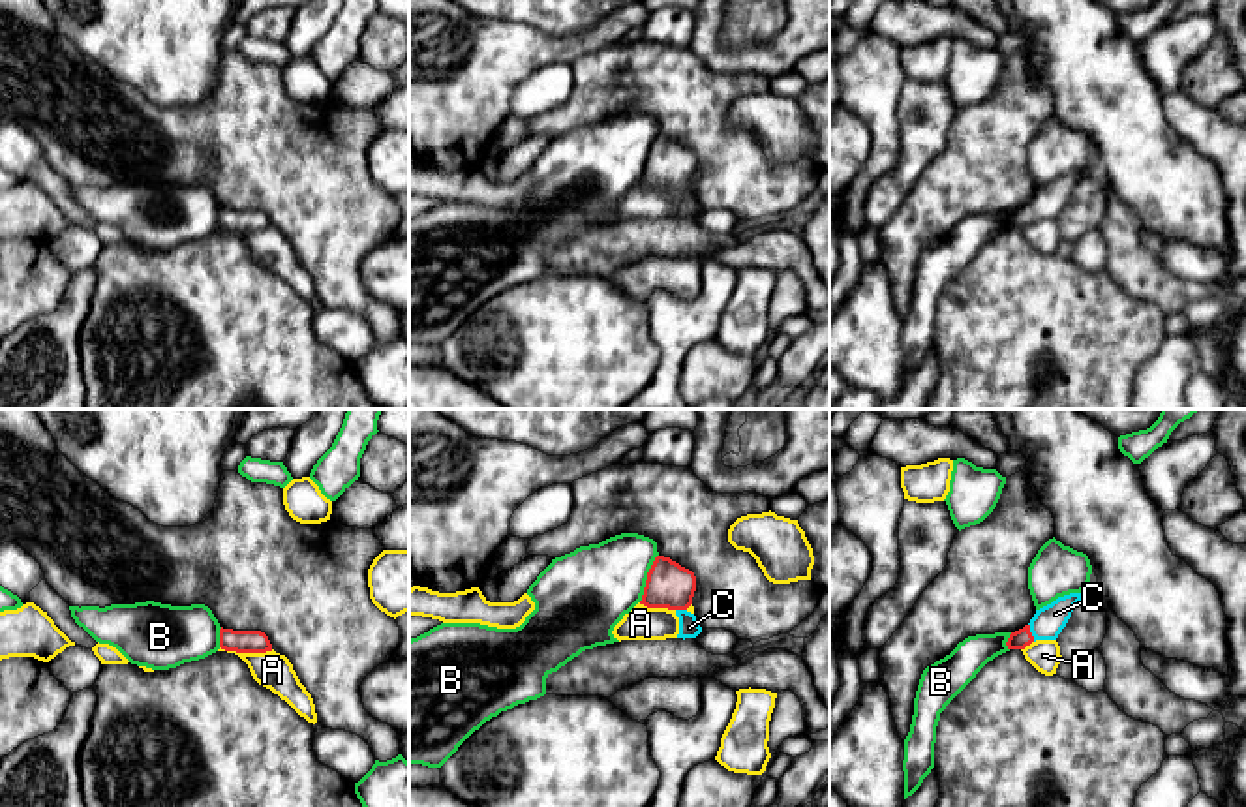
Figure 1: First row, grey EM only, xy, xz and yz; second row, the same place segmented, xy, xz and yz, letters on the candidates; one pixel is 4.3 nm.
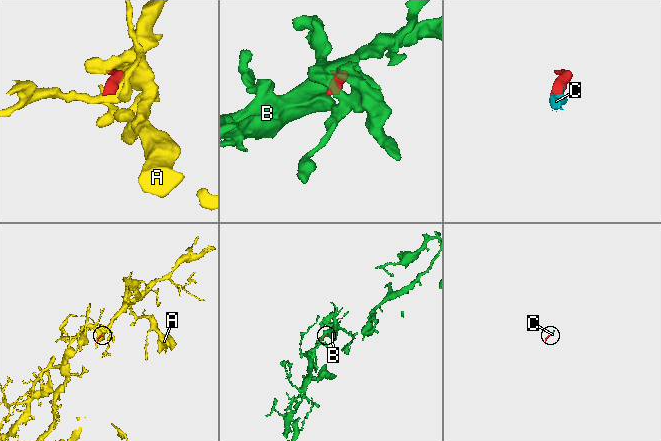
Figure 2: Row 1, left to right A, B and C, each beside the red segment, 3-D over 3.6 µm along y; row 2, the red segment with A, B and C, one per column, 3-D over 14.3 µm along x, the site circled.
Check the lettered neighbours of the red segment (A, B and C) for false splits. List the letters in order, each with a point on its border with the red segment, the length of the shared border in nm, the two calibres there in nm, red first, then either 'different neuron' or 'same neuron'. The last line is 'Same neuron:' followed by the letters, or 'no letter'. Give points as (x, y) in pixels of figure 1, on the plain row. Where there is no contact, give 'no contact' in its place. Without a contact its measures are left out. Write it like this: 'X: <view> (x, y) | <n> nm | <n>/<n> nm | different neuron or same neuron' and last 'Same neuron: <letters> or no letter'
A: xy (246, 231) | 240 nm | 100/160 nm | different neuron
B: xz (648, 158) | 220 nm | 200/360 nm | different neuron
C: yz (1031, 213) | 80 nm | 80/140 nm | same neuron
Same neuron: C

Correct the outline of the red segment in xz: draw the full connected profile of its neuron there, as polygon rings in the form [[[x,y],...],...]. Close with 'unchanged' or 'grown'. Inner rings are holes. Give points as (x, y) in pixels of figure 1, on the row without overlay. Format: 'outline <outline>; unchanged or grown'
outline [[[657,135],[646,160],[640,184],[647,188],[668,188],[679,197],[677,218],[696,218],[702,206],[687,188],[692,184],[696,156],[670,137]]]; grown

